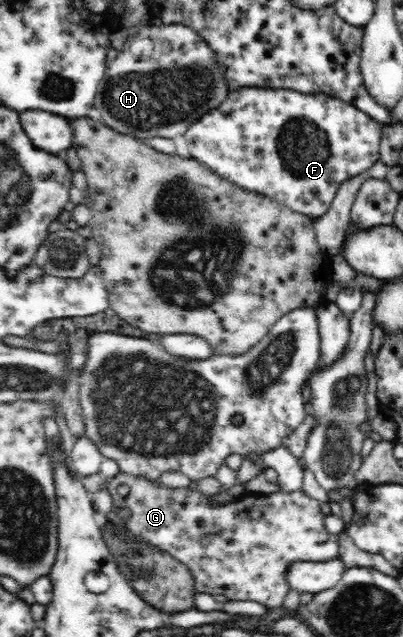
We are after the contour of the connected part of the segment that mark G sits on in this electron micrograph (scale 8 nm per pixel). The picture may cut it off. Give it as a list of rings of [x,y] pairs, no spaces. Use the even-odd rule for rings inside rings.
[[[124,472],[118,473],[116,476],[106,483],[106,489],[111,494],[114,501],[114,508],[106,514],[106,521],[109,524],[121,524],[125,528],[125,532],[133,538],[133,540],[141,540],[141,542],[147,542],[152,546],[167,552],[170,556],[173,556],[178,562],[183,562],[188,567],[188,571],[192,573],[194,577],[194,587],[196,587],[196,594],[224,594],[227,600],[252,600],[252,602],[258,602],[262,606],[269,606],[270,608],[282,607],[284,604],[284,598],[289,591],[289,585],[286,581],[286,572],[288,566],[294,564],[294,562],[320,562],[325,560],[332,560],[339,558],[339,542],[338,535],[330,534],[324,526],[324,518],[326,516],[321,512],[321,504],[318,500],[313,500],[308,497],[304,491],[298,490],[290,492],[290,494],[274,494],[274,502],[268,502],[268,496],[248,496],[244,494],[244,498],[240,500],[233,500],[230,502],[222,502],[222,504],[212,504],[212,496],[208,497],[200,493],[198,489],[187,488],[167,488],[160,484],[157,486],[154,481],[145,478],[144,476],[134,476],[132,474],[125,474]],[[121,485],[128,485],[129,493],[125,497],[118,495],[118,487]],[[126,508],[130,511],[130,518],[128,520],[122,520],[118,516],[118,509]]]

